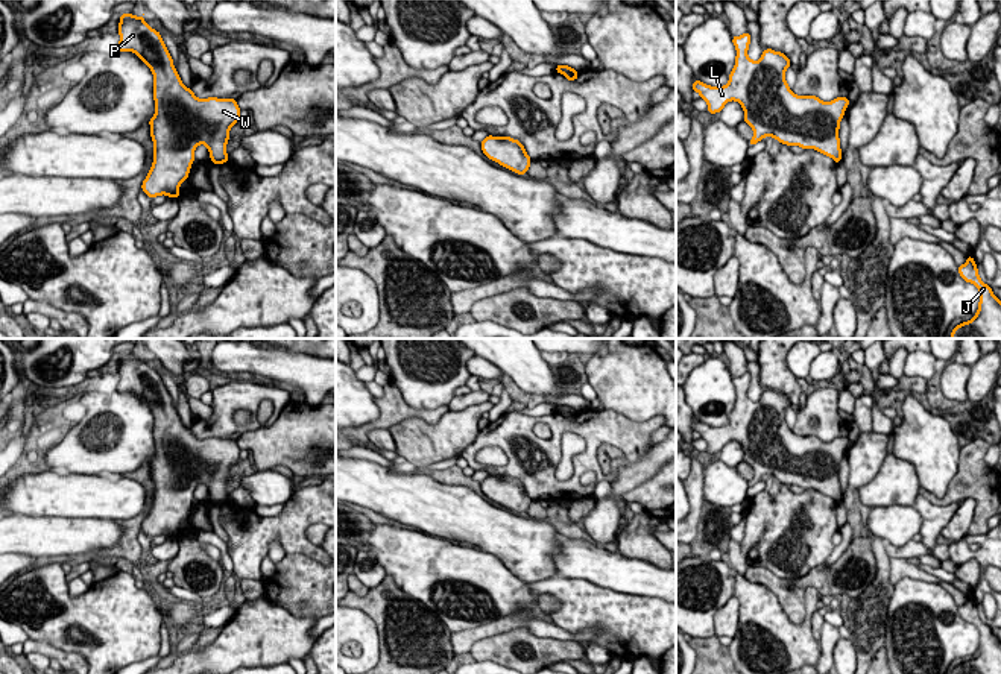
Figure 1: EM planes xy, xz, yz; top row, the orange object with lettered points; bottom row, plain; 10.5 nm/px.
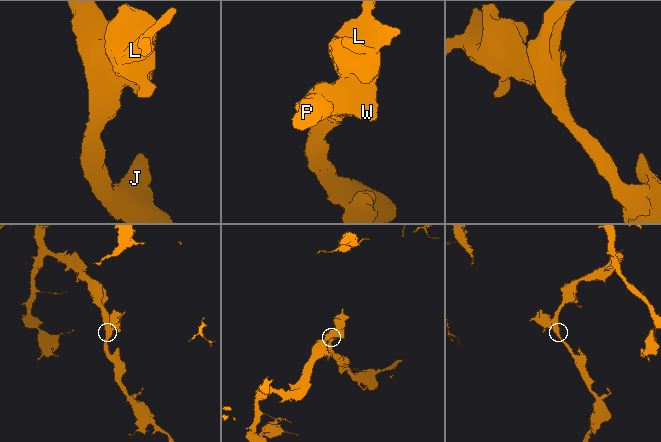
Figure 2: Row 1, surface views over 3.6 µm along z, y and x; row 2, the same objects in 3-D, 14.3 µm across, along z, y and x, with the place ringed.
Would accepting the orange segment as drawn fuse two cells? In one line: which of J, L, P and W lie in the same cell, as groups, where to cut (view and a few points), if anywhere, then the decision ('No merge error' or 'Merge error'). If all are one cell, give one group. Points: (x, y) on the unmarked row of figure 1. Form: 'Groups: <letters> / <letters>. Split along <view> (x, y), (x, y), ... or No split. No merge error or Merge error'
Groups: J L P W. No split. No merge error

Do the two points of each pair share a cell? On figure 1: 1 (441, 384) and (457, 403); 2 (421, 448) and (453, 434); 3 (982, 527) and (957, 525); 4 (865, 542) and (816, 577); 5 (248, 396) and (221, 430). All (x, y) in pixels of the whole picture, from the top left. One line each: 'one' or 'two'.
1: two
2: one
3: two
4: one
5: one

